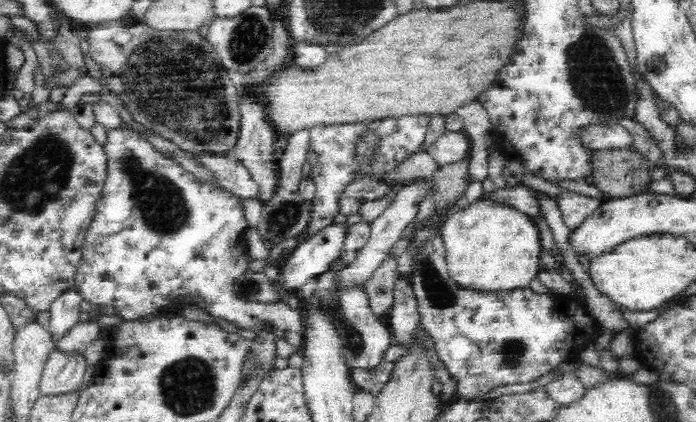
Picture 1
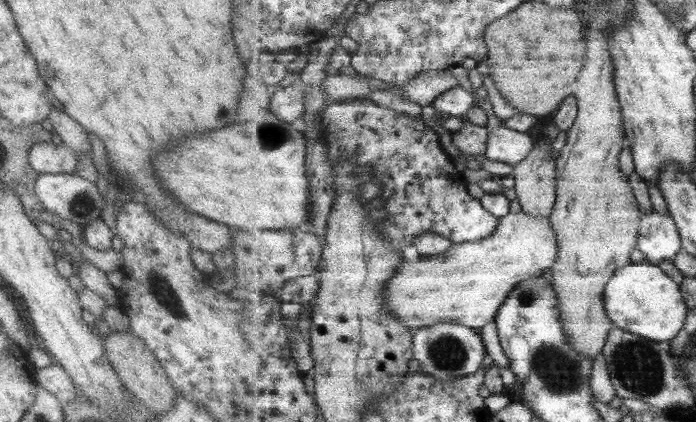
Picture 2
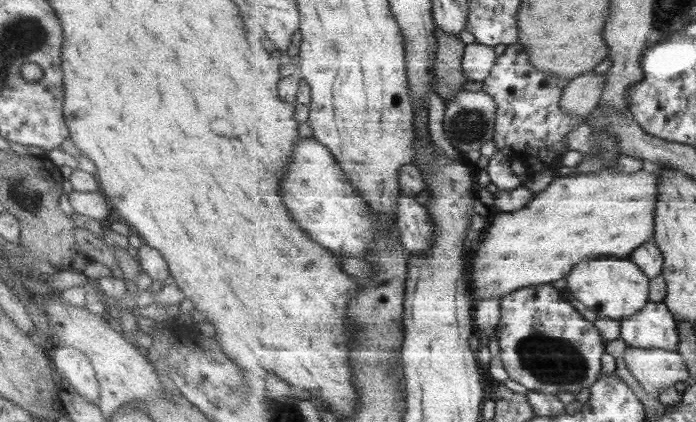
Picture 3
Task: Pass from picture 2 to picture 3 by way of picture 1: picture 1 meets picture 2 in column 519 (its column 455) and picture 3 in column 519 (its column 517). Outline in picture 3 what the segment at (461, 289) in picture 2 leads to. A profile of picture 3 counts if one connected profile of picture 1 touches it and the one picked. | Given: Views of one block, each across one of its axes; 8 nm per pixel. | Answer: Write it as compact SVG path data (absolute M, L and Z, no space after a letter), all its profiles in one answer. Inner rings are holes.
M601 169L594 173L571 174L553 179L531 204L515 212L500 212L483 231L483 238L470 258L470 284L476 303L495 296L505 297L515 290L546 285L566 278L575 264L599 258L631 260L633 252L655 241L657 201L661 172L618 172Z

